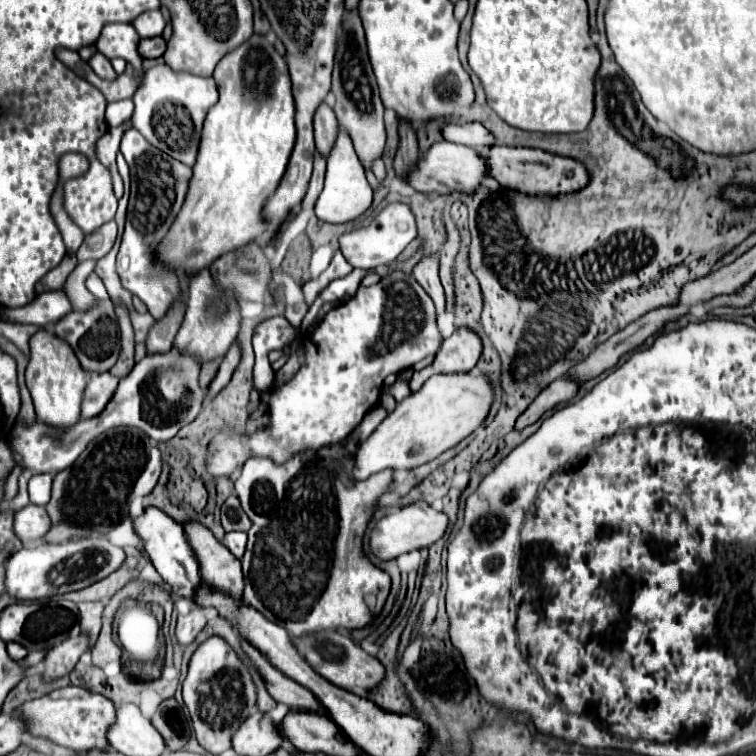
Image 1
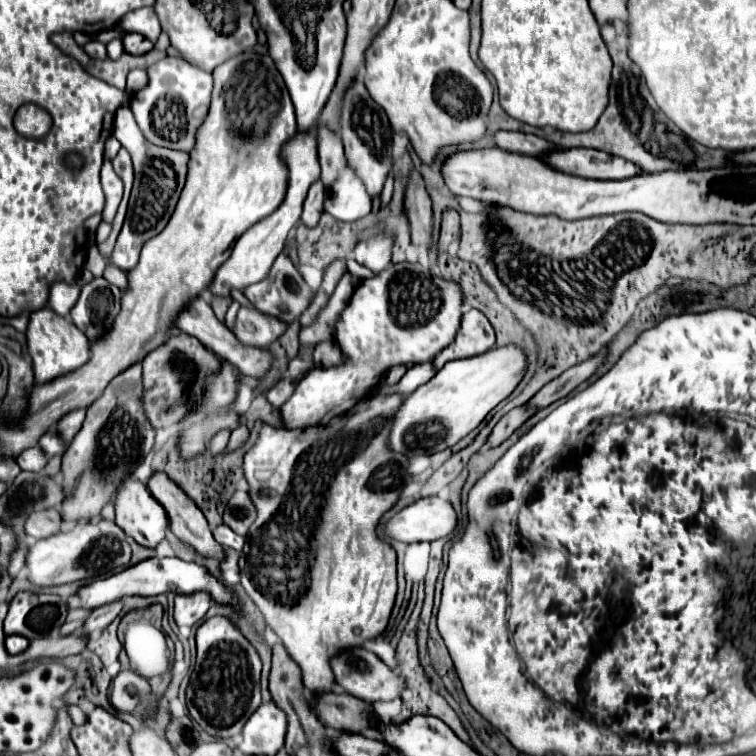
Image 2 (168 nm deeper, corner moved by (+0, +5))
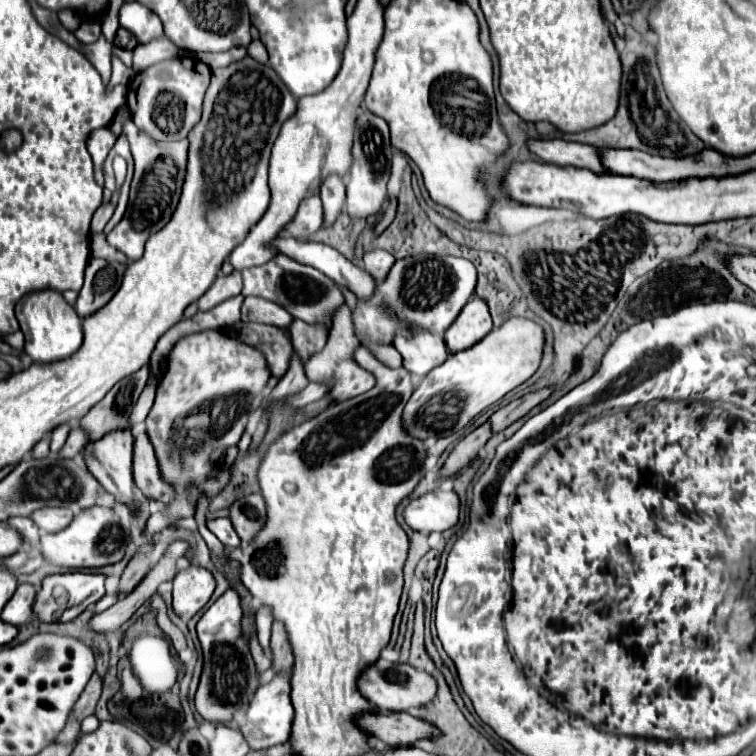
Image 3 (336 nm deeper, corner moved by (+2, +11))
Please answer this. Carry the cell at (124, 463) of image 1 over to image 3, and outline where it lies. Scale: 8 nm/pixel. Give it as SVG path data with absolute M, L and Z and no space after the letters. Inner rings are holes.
M148 366L140 368L132 376L122 378L114 388L94 404L86 416L80 418L80 428L88 434L88 444L104 438L114 430L130 430L130 414L146 388L148 382Z

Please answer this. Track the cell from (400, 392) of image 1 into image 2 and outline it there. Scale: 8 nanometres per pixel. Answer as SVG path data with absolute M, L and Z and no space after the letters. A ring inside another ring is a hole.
M430 360L430 362L416 364L416 366L408 368L408 372L402 376L402 380L400 380L396 386L386 386L386 384L382 384L382 386L380 386L380 394L386 394L386 392L388 392L388 394L390 394L390 392L400 392L400 394L408 396L408 394L412 394L418 386L430 382L436 372L438 372L438 370L434 368L432 360Z

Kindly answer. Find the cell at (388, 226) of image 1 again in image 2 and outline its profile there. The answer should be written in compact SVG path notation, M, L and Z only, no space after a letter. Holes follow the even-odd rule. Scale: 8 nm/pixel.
M374 236L370 240L360 242L354 248L354 258L358 264L370 268L374 274L382 272L390 266L390 250L392 250L392 238L390 236Z

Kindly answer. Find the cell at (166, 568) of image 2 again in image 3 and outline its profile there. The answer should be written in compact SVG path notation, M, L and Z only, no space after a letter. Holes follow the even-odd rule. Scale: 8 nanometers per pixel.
M66 572L66 574L54 574L54 576L48 576L44 582L42 582L42 588L36 596L36 602L34 602L34 612L38 616L38 620L42 622L54 622L56 620L56 614L60 622L68 622L72 618L76 618L78 614L82 614L90 604L96 604L106 588L106 576L104 574L86 574L86 572Z

